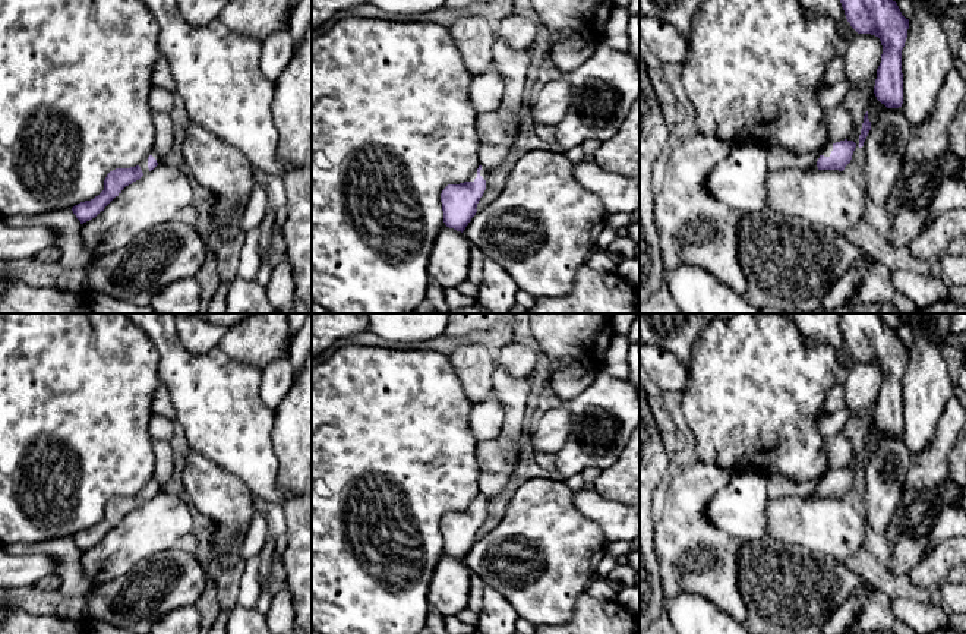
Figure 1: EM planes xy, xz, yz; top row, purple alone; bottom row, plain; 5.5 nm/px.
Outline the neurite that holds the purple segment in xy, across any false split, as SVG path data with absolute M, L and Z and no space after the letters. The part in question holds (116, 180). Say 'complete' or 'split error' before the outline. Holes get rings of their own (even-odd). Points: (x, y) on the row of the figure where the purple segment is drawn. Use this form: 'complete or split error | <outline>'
split error | M152 149L142 163L130 168L116 168L104 180L104 190L91 201L80 202L72 208L80 224L95 218L104 208L121 193L121 190L154 170L161 163L160 155Z

